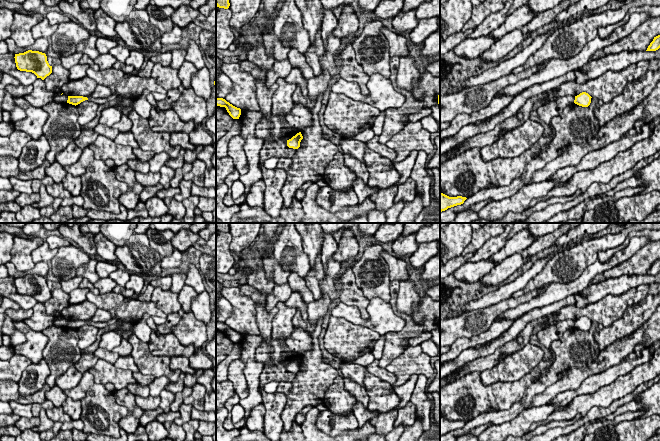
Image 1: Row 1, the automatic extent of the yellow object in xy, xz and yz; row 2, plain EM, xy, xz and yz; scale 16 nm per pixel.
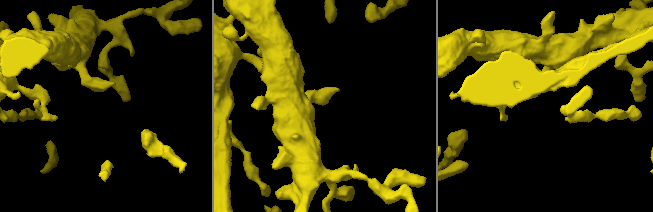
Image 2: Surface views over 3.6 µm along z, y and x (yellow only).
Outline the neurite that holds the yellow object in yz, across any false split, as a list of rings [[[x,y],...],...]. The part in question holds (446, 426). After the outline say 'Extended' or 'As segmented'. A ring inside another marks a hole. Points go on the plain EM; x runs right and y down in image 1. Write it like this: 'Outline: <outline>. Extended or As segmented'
Outline: [[[440,416],[440,436],[447,434],[448,432],[461,429],[466,424],[466,421],[457,420],[449,421]]]. As segmented

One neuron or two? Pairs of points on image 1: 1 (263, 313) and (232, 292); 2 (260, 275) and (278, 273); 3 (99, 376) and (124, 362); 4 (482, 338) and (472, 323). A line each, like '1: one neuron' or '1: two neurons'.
1: two neurons
2: two neurons
3: two neurons
4: two neurons

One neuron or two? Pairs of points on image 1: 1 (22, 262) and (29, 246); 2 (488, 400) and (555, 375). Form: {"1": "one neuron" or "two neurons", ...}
{"1": "one neuron", "2": "two neurons"}

